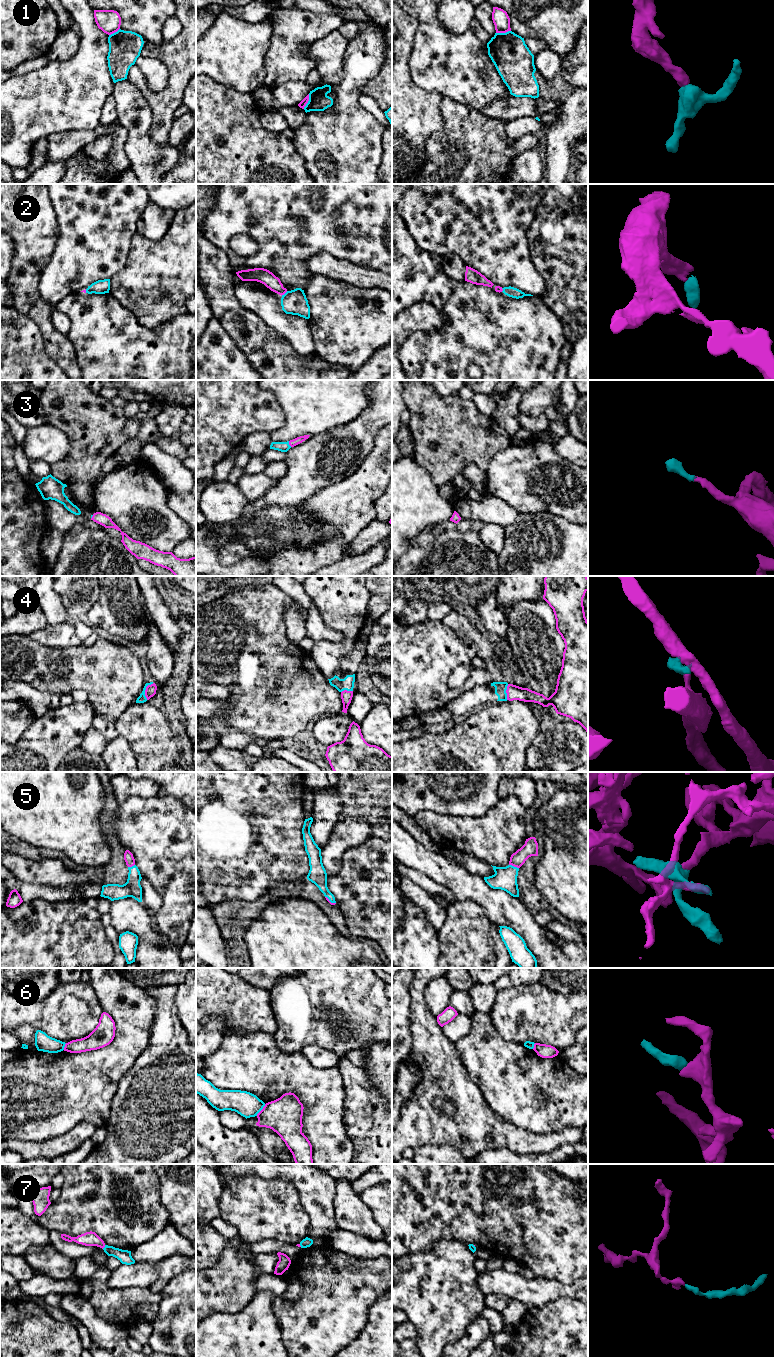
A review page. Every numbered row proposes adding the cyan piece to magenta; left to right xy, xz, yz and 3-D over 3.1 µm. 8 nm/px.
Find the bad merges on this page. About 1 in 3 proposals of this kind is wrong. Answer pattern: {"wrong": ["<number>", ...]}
{"wrong": ["1", "6"]}

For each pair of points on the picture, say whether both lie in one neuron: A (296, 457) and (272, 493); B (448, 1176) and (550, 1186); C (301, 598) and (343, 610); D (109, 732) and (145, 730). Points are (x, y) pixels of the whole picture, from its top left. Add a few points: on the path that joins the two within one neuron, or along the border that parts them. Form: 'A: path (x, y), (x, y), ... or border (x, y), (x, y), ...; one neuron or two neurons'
A: path (296, 467), (296, 474), (282, 488); one neuron
B: path (473, 1177), (484, 1188), (525, 1189); one neuron
C: border (302, 586), (312, 601); two neurons
D: border (113, 721), (116, 732), (119, 735); two neurons

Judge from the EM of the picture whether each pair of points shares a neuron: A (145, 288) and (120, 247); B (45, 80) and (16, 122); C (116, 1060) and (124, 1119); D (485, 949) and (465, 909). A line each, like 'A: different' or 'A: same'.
A: different
B: same
C: different
D: same

